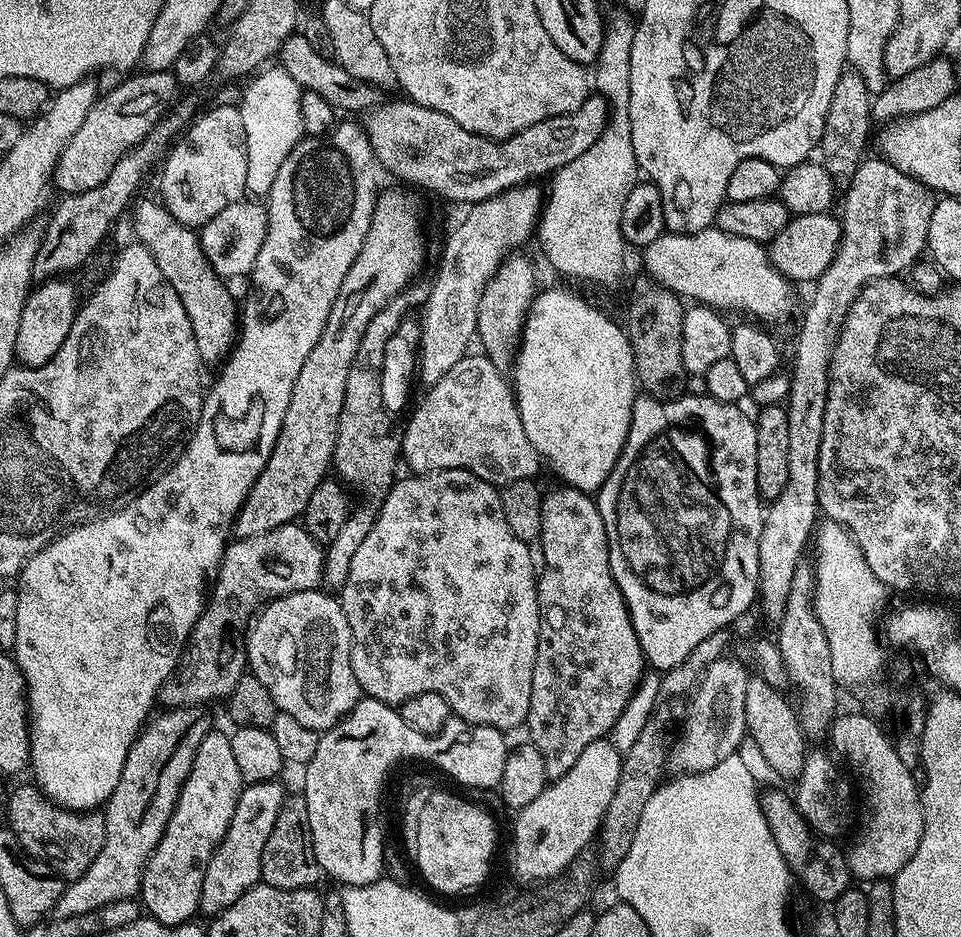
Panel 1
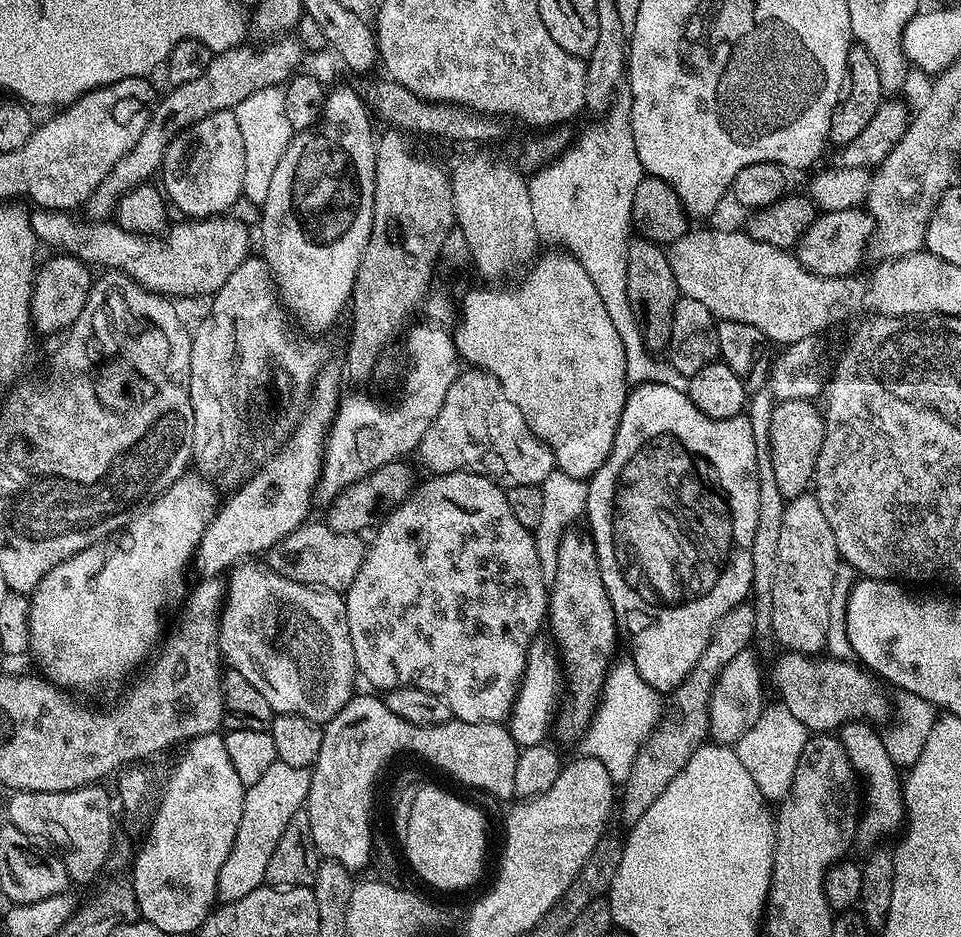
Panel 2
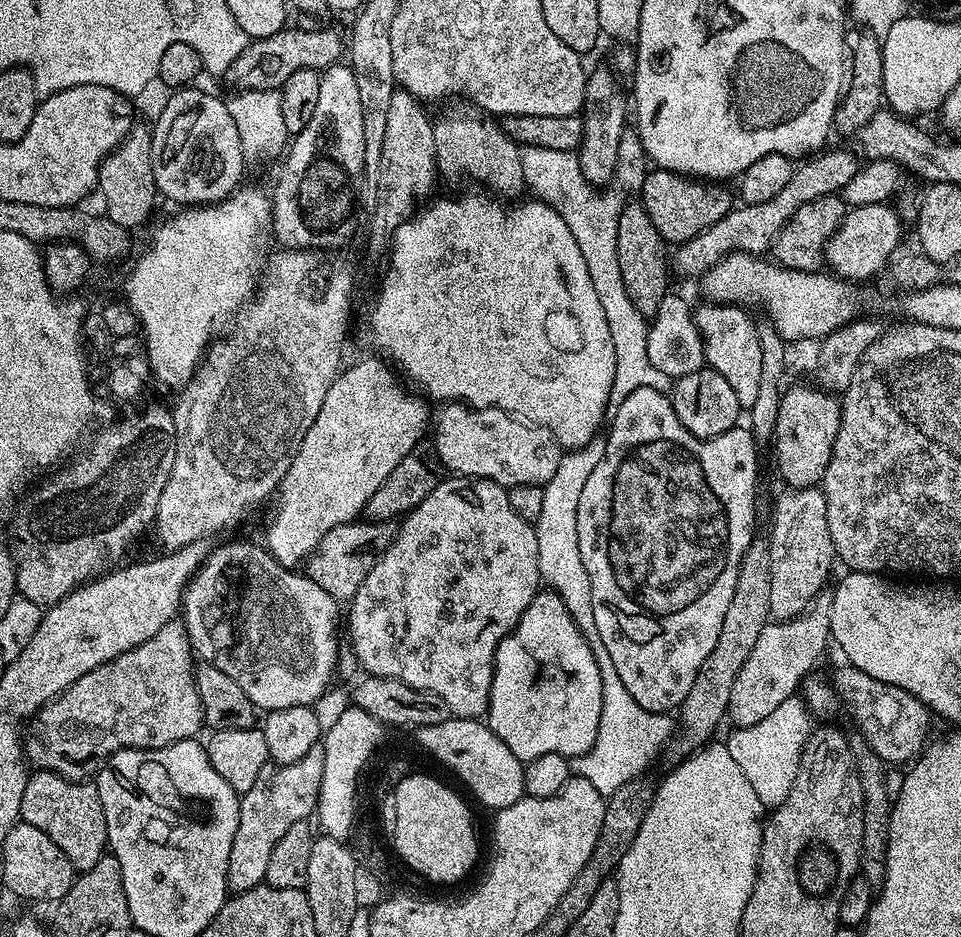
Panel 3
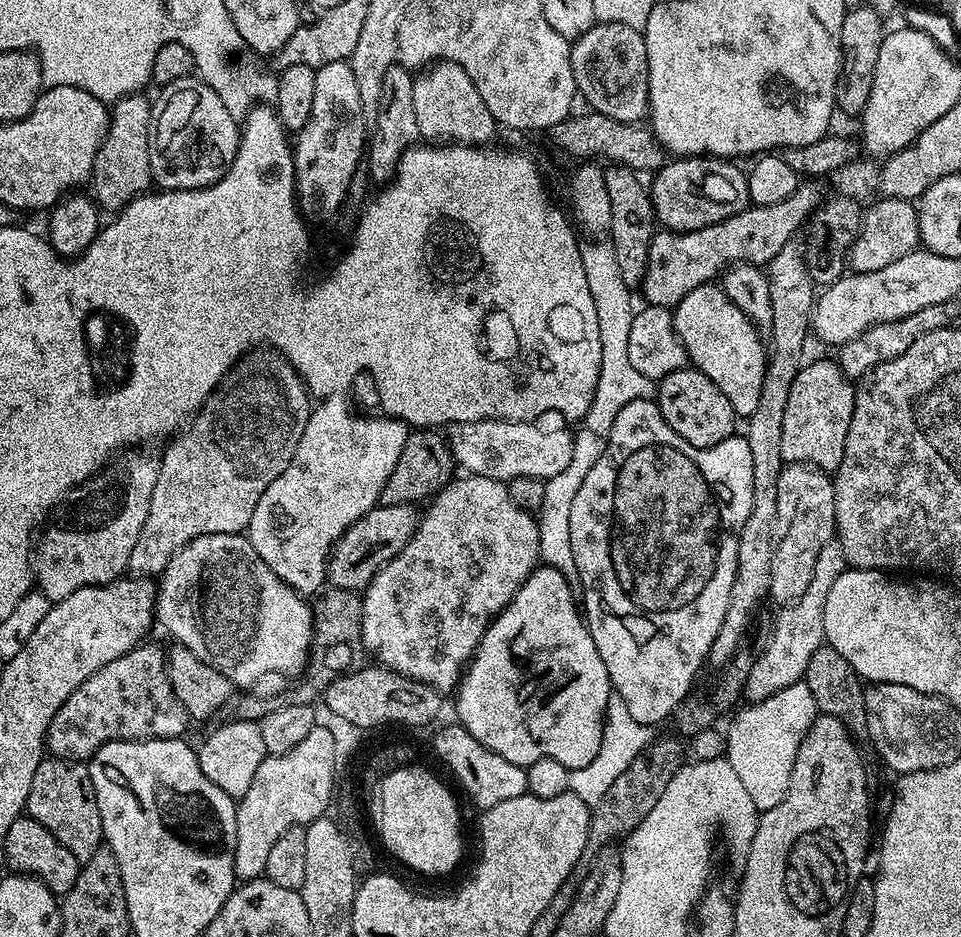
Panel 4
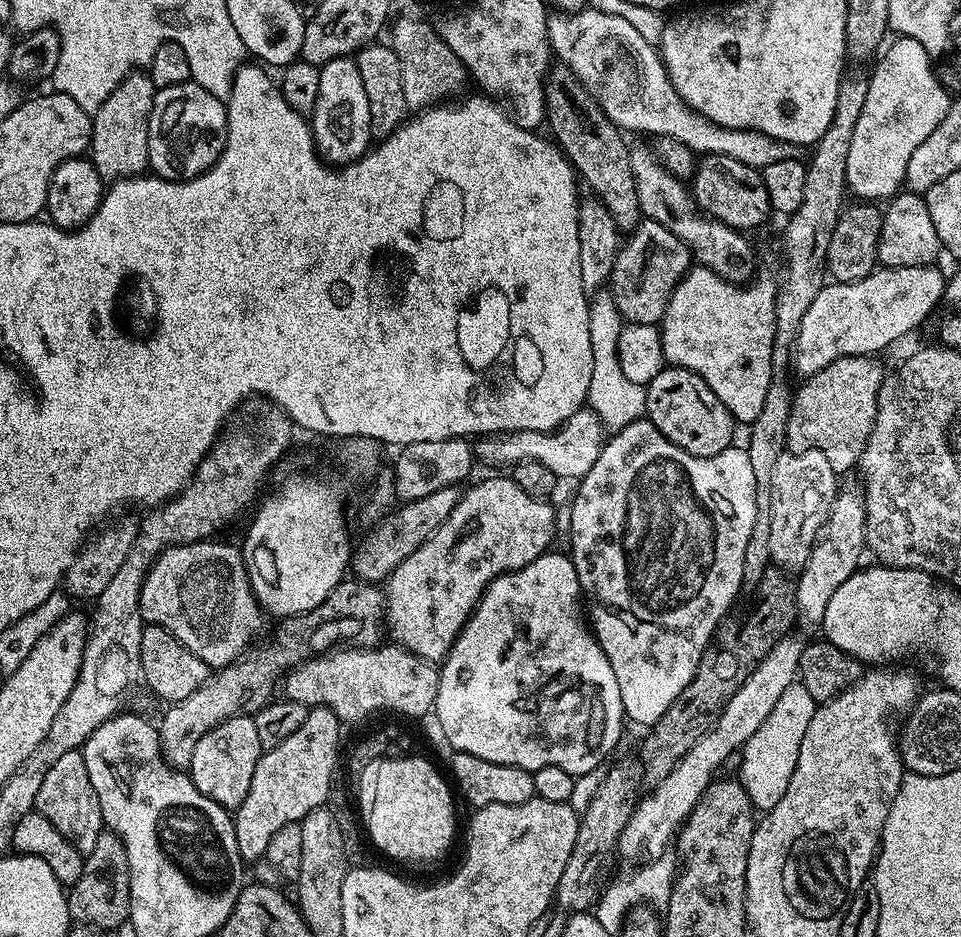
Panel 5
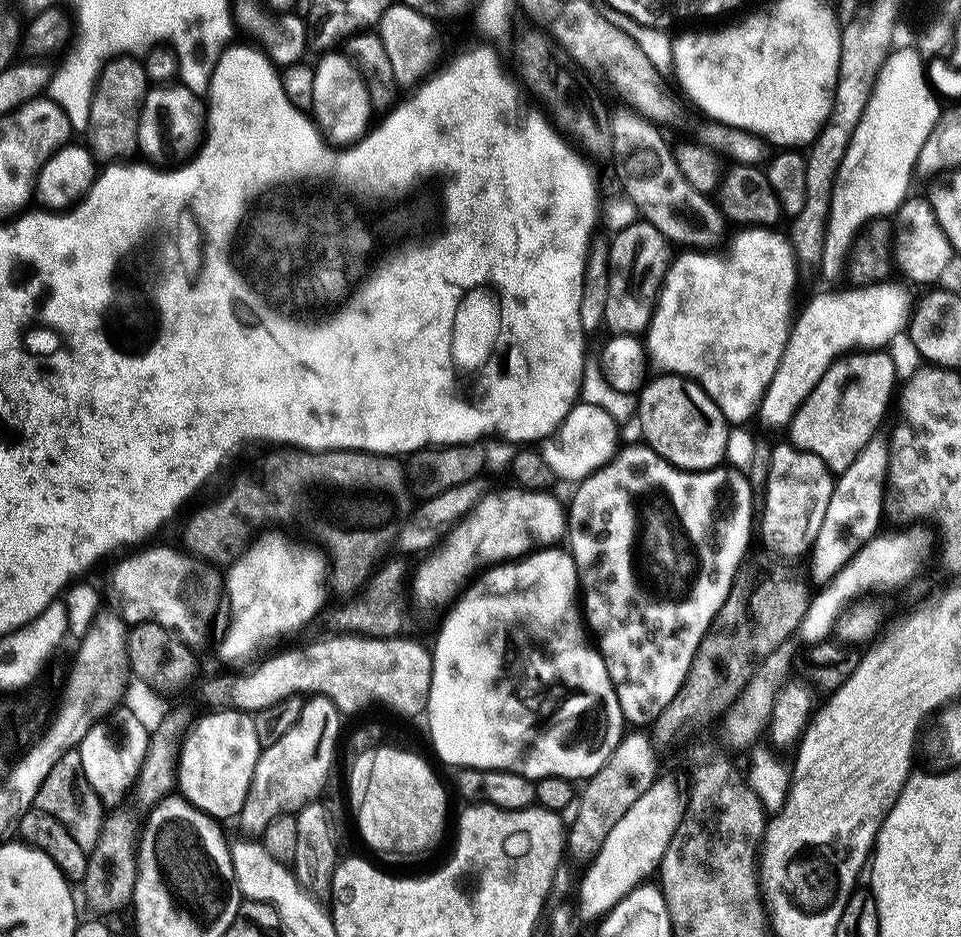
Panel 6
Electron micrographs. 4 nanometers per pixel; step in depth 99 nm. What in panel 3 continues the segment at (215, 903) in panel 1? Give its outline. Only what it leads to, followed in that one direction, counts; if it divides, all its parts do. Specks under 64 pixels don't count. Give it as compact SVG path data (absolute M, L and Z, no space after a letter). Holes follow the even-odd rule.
M316 747L293 764L274 764L269 762L258 774L254 786L240 796L238 830L230 846L230 866L228 867L228 886L233 893L245 892L264 883L266 870L270 867L270 854L282 839L282 834L294 826L294 822L308 820L315 813L318 790L322 786L323 747Z

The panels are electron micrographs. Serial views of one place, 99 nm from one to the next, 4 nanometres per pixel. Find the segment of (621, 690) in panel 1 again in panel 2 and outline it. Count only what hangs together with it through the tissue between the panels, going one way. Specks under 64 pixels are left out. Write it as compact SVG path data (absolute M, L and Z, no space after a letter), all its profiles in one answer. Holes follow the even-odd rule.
M569 530L564 533L557 548L557 570L554 580L550 584L548 593L548 614L546 628L549 628L551 639L559 655L562 665L562 676L566 681L566 695L562 700L562 711L554 721L554 736L564 744L575 745L581 739L600 704L600 695L604 680L608 676L618 648L618 629L606 588L602 586L602 574L598 570L596 547L591 535L587 531L575 532Z

